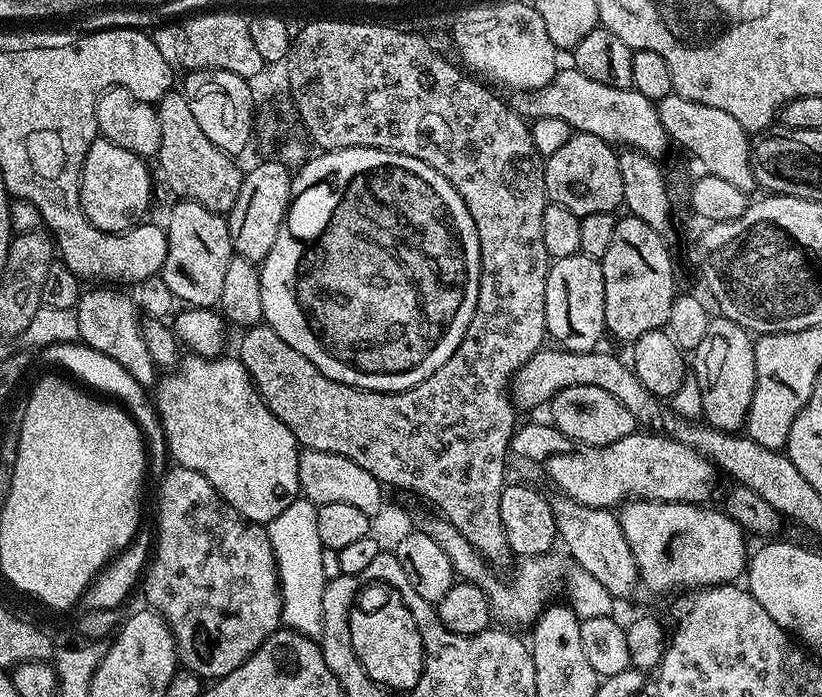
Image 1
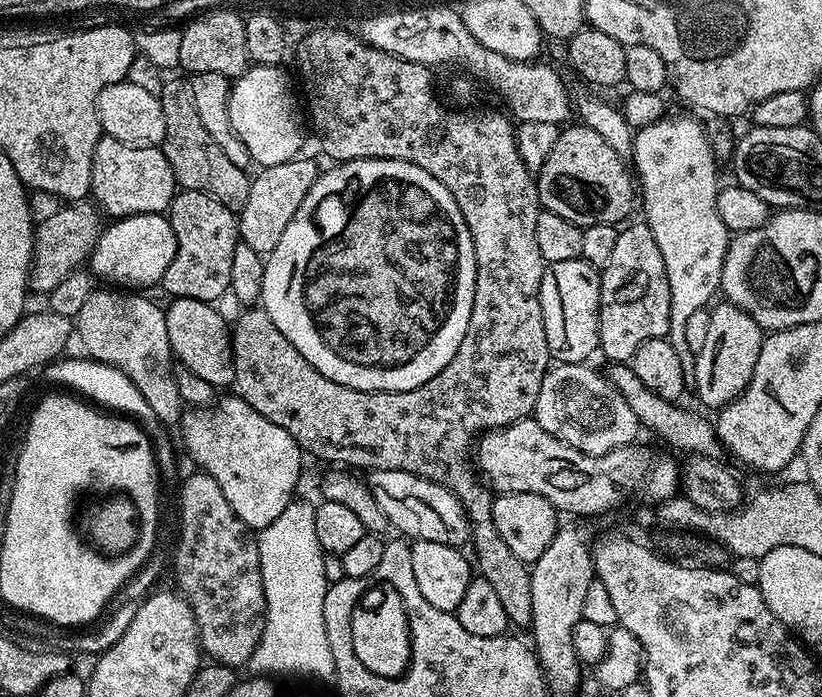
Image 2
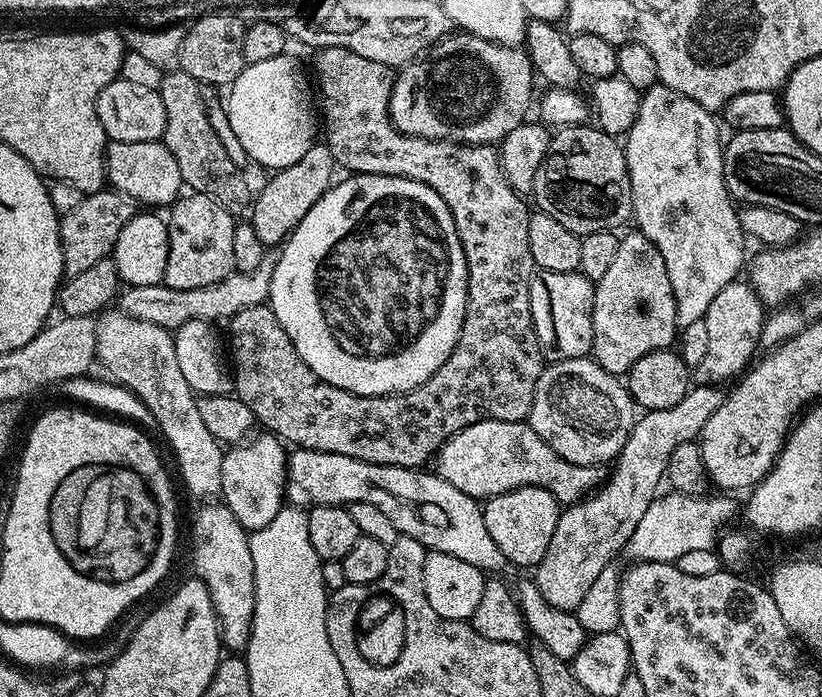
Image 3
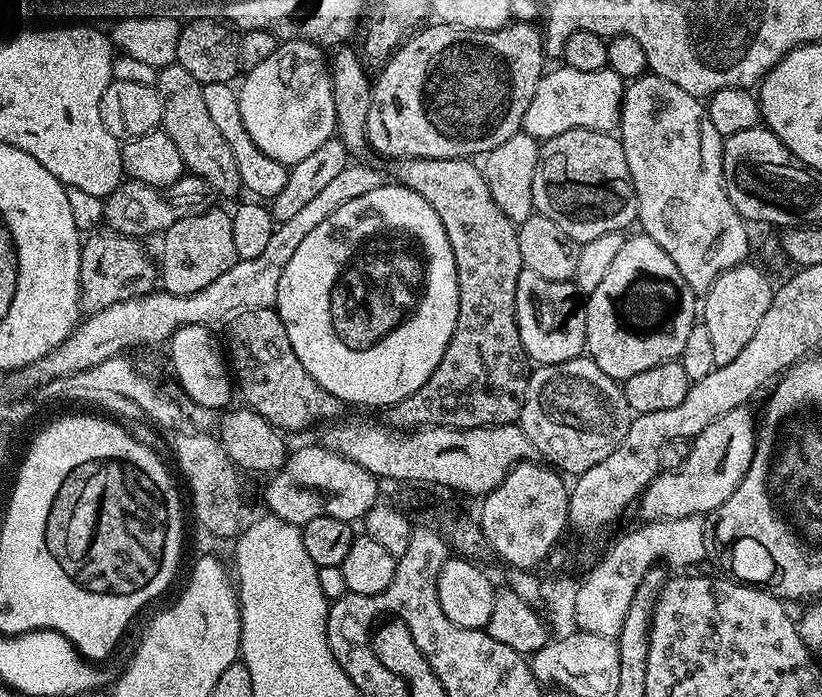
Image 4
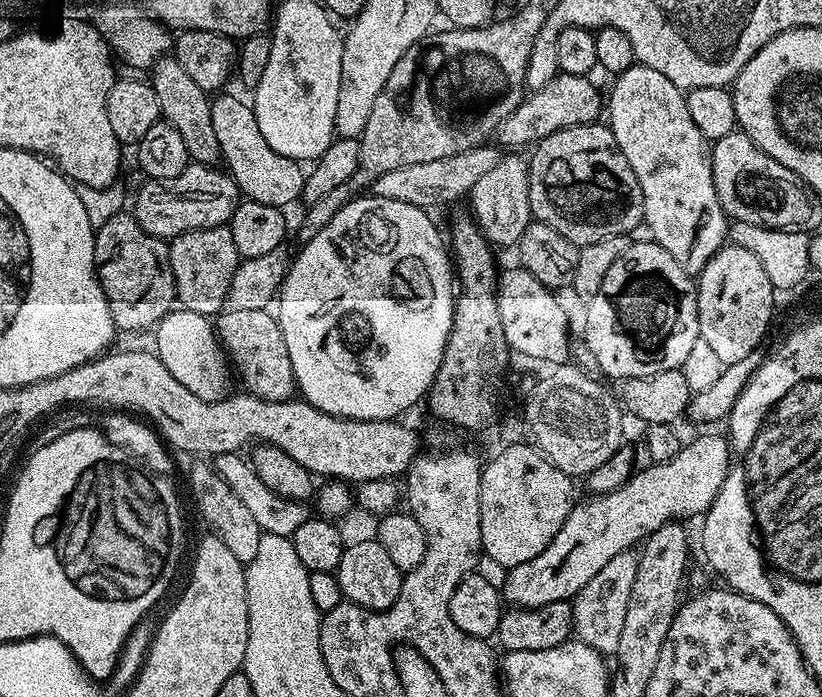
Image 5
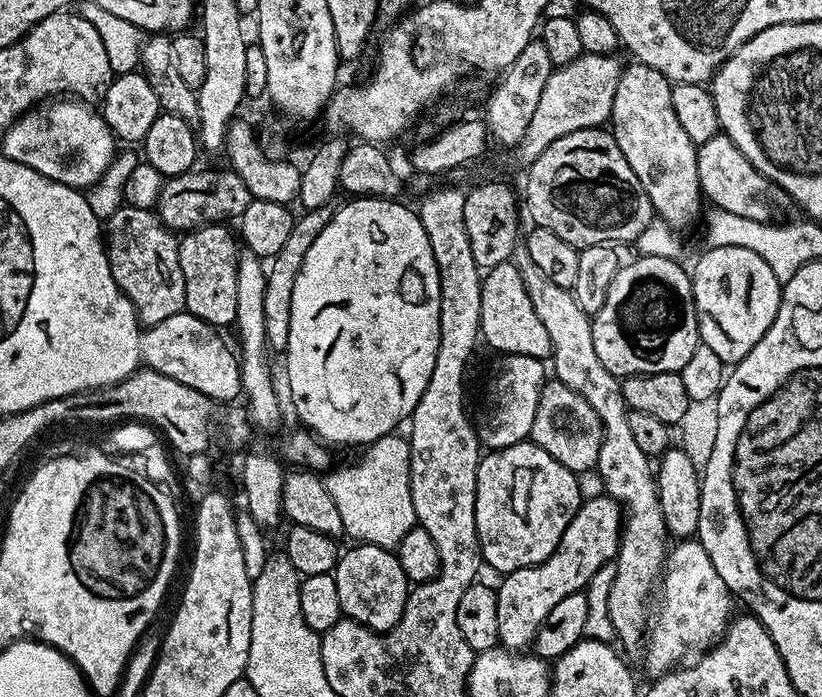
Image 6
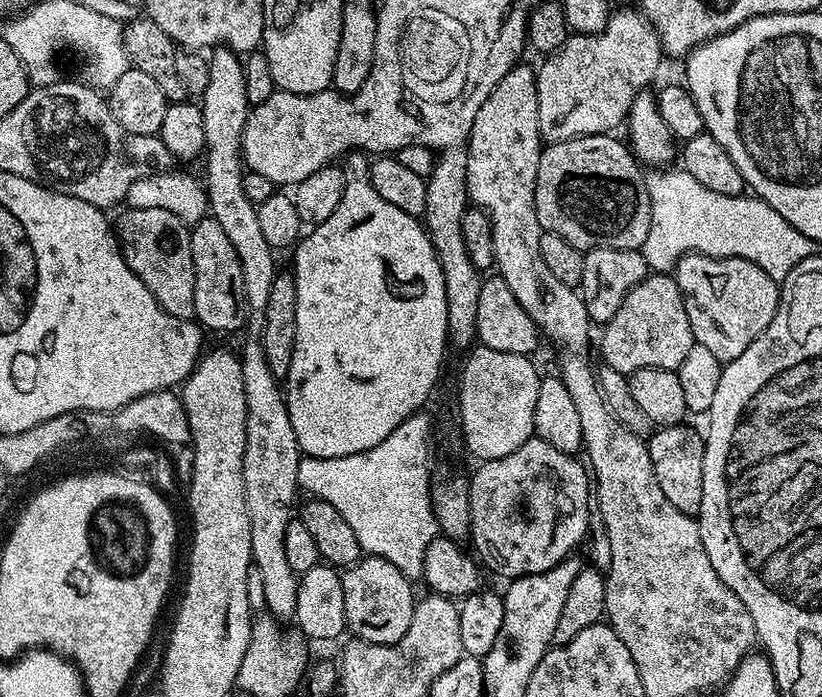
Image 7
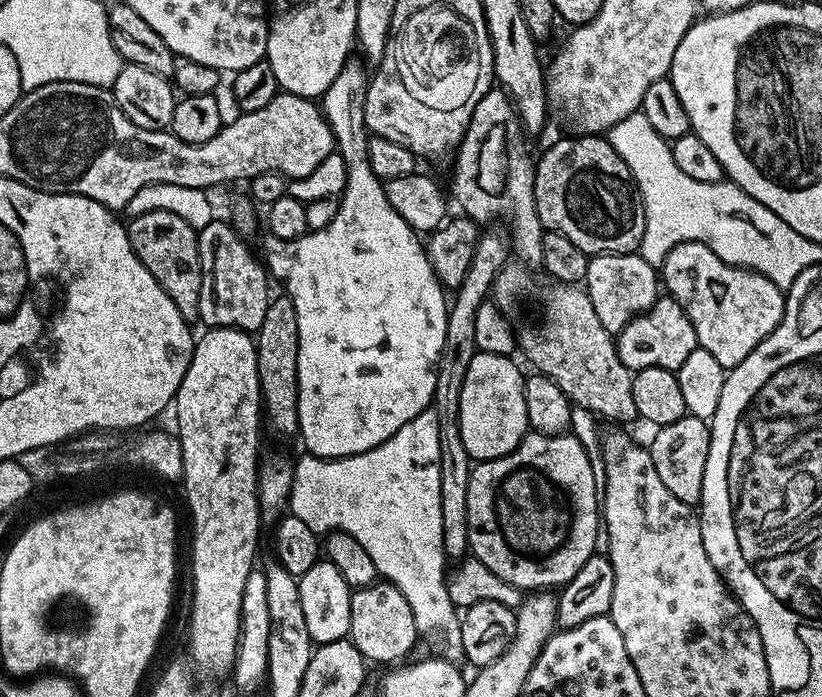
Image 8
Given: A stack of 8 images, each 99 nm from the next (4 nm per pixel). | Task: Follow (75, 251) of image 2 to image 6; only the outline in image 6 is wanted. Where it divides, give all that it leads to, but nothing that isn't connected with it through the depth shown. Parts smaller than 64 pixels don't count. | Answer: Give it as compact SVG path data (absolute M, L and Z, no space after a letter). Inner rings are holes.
M183 172L181 176L165 179L160 197L156 199L155 213L167 228L177 234L191 232L206 224L228 222L228 219L239 218L250 206L253 196L246 188L246 183L236 172Z

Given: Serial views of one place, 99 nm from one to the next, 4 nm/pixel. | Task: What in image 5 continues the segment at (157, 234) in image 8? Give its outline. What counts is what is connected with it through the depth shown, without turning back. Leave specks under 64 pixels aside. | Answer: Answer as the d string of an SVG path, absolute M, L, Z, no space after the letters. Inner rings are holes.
M127 211L118 213L110 222L95 229L94 258L96 277L100 279L112 321L121 333L140 332L161 323L177 303L174 274L170 270L168 244L146 234L135 216Z

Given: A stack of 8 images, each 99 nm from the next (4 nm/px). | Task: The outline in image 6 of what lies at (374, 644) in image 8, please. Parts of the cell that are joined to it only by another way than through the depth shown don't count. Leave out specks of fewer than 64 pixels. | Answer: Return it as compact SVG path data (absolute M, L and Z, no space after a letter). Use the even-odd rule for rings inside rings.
M359 542L351 546L341 551L334 569L341 613L370 630L388 632L402 618L402 610L406 610L410 581L393 549Z

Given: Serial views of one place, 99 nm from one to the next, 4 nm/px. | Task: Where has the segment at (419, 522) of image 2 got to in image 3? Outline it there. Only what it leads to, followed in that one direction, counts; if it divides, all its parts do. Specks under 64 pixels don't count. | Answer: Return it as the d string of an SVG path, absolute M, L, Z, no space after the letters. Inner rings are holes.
M296 448L288 458L285 495L291 505L303 508L370 502L370 506L378 506L378 510L394 522L399 535L414 538L431 551L454 554L454 558L470 562L470 566L485 574L500 574L503 568L509 567L508 559L486 531L481 501L462 494L458 486L450 486L450 482L432 470L417 470L412 466L399 468L346 458L346 454Z

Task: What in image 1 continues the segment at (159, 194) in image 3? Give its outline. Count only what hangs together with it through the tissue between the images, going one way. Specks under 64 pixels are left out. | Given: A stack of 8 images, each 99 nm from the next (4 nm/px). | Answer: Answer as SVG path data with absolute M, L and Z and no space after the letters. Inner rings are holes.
M98 138L90 146L82 166L80 179L80 201L86 218L99 232L123 234L135 229L136 224L148 212L148 203L152 200L152 176L148 173L145 157L134 154L130 150L122 150L122 146L114 146L114 142Z

